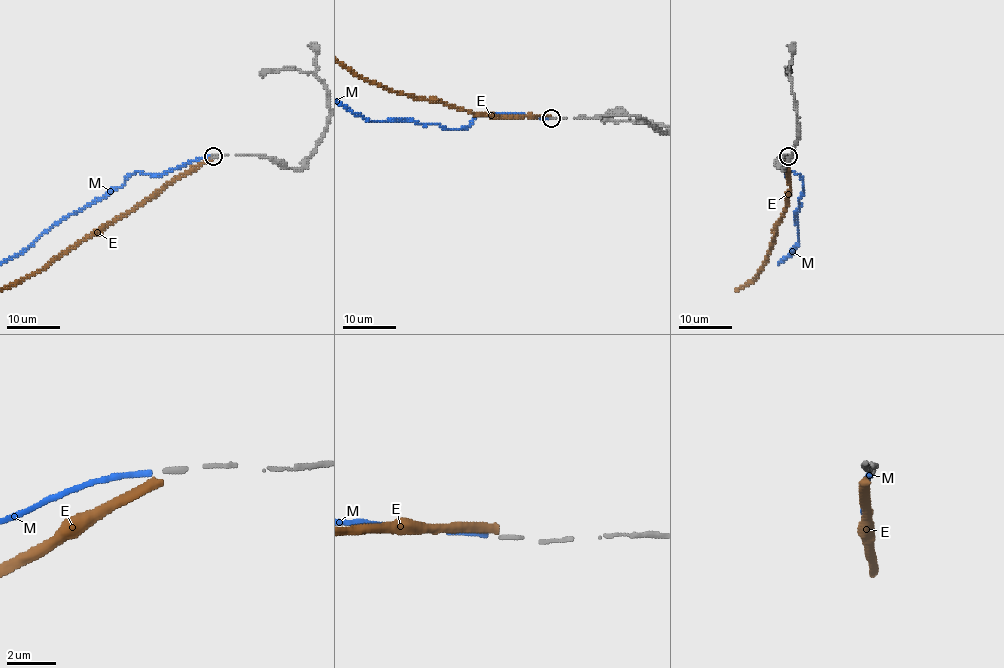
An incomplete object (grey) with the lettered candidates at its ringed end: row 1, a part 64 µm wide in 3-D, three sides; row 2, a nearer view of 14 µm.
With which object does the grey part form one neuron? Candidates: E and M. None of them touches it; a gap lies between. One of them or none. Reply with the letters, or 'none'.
M

